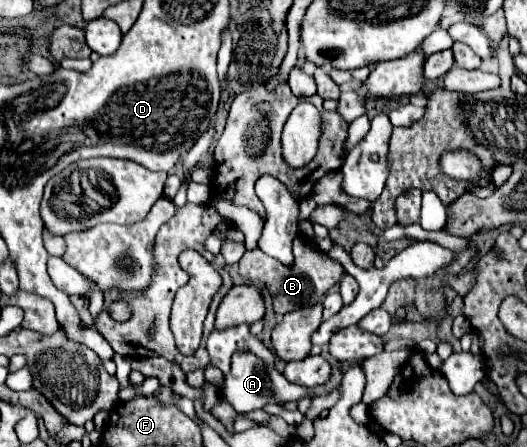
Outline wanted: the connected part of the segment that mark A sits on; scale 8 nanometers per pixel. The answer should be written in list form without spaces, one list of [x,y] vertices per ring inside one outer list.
[[[236,352],[232,356],[232,370],[230,370],[230,374],[224,376],[224,388],[222,388],[222,396],[240,414],[262,408],[268,402],[276,402],[276,404],[278,402],[290,402],[290,400],[300,400],[308,394],[310,394],[308,388],[290,384],[288,380],[284,380],[284,376],[276,368],[266,368],[266,364],[260,358],[252,356],[250,352]]]

